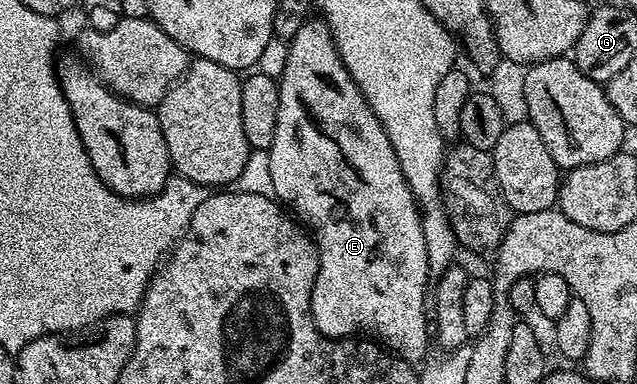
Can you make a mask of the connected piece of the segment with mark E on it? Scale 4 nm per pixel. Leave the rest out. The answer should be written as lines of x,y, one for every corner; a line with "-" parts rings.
323,20
304,22
302,28
298,28
298,32
287,43
287,46
288,55
284,58
284,71
278,74
280,84
278,128
274,128
274,144
266,152
266,158
268,158
268,178
272,181
273,191
271,190
271,193
307,227
315,241
316,250
320,254
320,267
318,268
318,276
312,285
312,299
310,300
310,312
314,324
318,328
318,332
327,338
350,338
359,335
358,332
361,330
364,333
361,335
383,344
397,358
405,358
406,361
413,364
423,363
425,361
425,359
423,360
424,353
428,350
428,342
430,346
430,324
426,320
426,312
424,311
424,303
430,294
430,271
416,197
412,195
402,176
402,168
398,164
398,158
394,156
394,148
380,121
376,119
370,104
356,87
356,81
350,76
346,64
342,64
336,41
332,38
328,23

